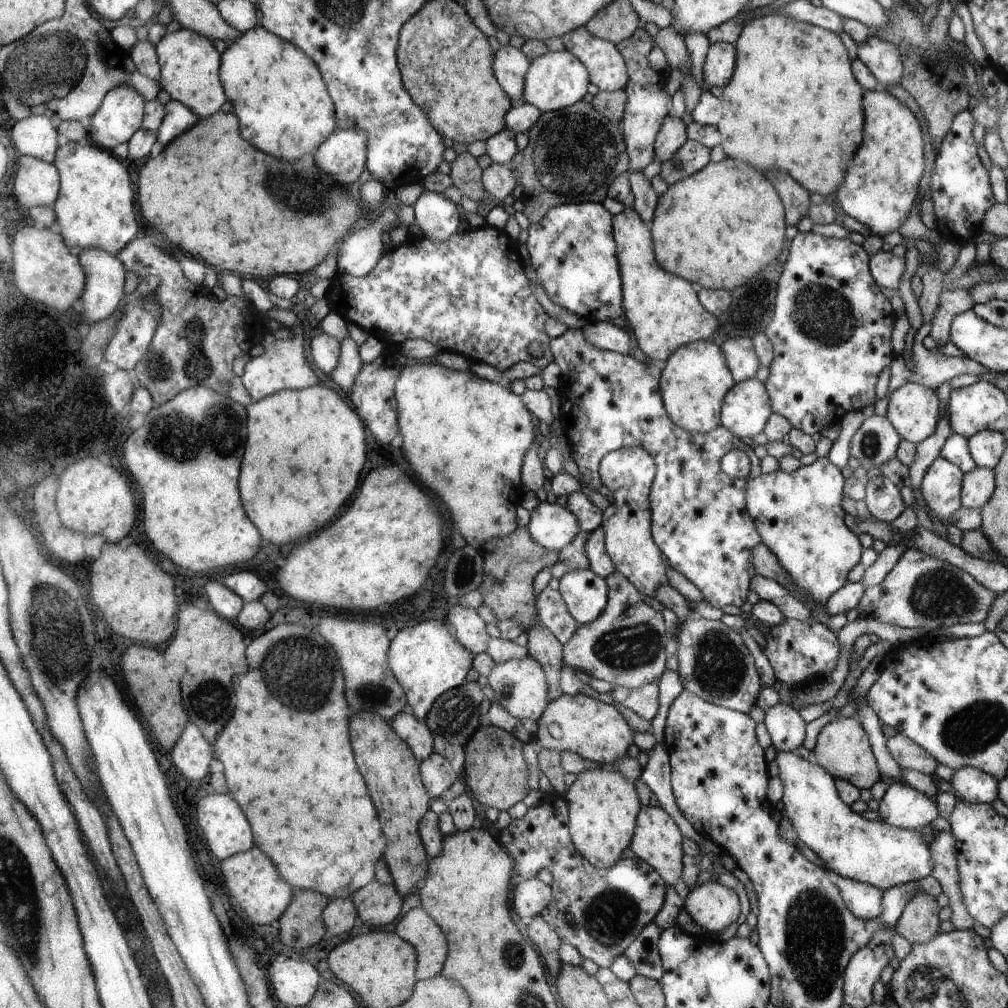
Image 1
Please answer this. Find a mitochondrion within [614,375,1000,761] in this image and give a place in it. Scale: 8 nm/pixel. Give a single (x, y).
(939, 596)

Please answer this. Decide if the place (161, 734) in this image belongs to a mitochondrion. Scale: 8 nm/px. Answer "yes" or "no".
no

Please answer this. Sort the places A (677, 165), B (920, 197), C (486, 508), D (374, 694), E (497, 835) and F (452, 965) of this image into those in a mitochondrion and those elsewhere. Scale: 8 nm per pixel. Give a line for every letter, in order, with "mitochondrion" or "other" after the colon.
A: mitochondrion
B: other
C: other
D: mitochondrion
E: other
F: other

